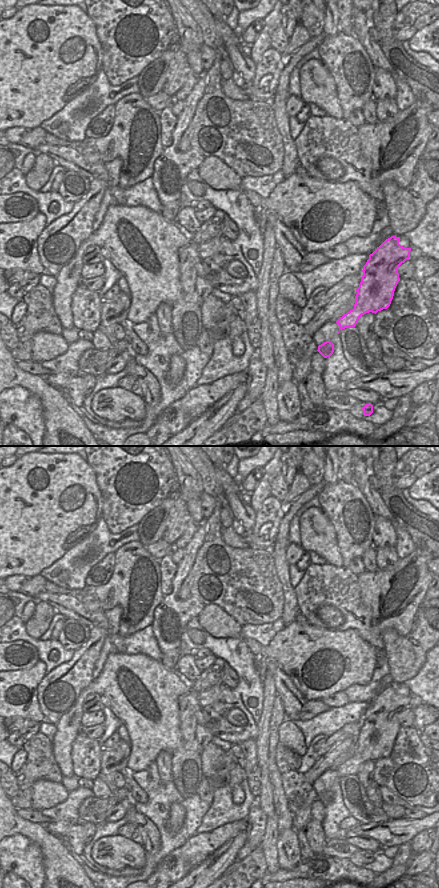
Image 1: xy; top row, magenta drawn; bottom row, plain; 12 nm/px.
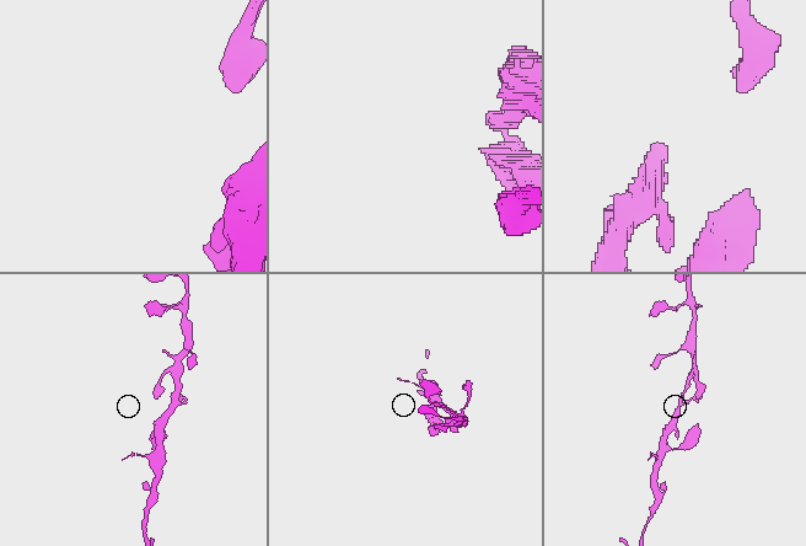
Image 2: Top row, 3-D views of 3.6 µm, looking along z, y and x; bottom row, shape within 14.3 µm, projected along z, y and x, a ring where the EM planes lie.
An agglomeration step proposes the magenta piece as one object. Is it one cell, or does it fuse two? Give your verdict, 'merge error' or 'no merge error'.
no merge error

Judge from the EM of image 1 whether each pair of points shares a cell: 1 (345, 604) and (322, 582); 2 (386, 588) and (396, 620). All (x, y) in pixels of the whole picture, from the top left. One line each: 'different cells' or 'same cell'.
1: same cell
2: same cell

